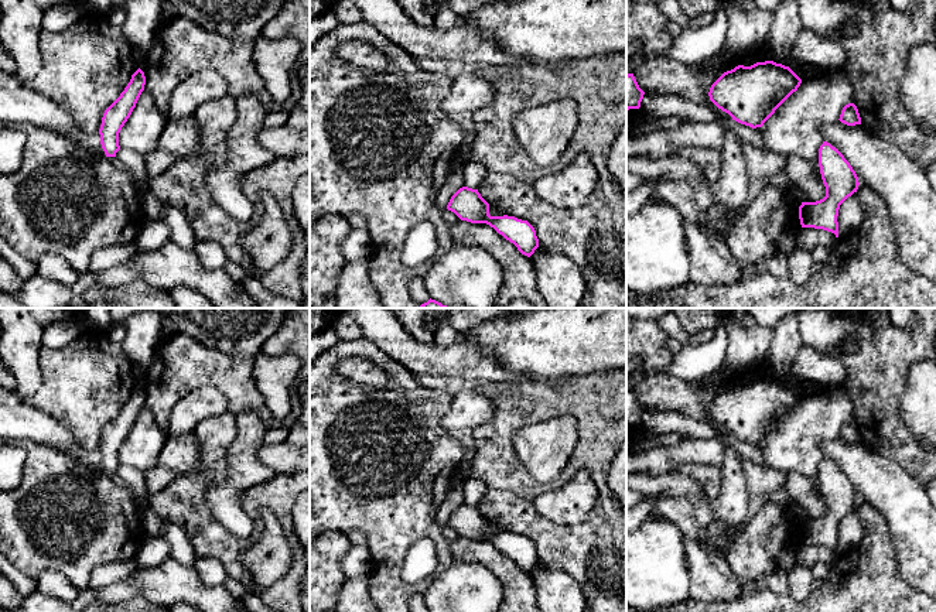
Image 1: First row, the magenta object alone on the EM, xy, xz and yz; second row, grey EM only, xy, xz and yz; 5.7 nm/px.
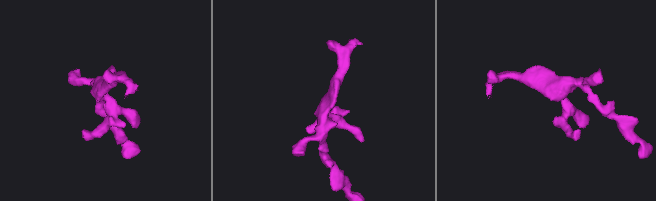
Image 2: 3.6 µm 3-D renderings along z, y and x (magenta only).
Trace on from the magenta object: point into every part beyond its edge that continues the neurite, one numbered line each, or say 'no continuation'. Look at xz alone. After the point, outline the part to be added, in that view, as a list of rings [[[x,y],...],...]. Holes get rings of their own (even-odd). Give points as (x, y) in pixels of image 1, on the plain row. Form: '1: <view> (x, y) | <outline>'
no continuation

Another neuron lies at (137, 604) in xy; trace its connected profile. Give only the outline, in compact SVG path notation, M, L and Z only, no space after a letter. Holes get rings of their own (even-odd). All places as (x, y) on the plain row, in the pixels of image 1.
M134 596L115 605L106 605L106 612L170 612L168 606L156 605L143 596Z

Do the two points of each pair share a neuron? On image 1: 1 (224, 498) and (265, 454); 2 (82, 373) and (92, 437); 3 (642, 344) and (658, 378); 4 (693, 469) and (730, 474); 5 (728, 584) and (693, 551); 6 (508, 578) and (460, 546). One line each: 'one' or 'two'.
1: two
2: one
3: one
4: two
5: one
6: one

